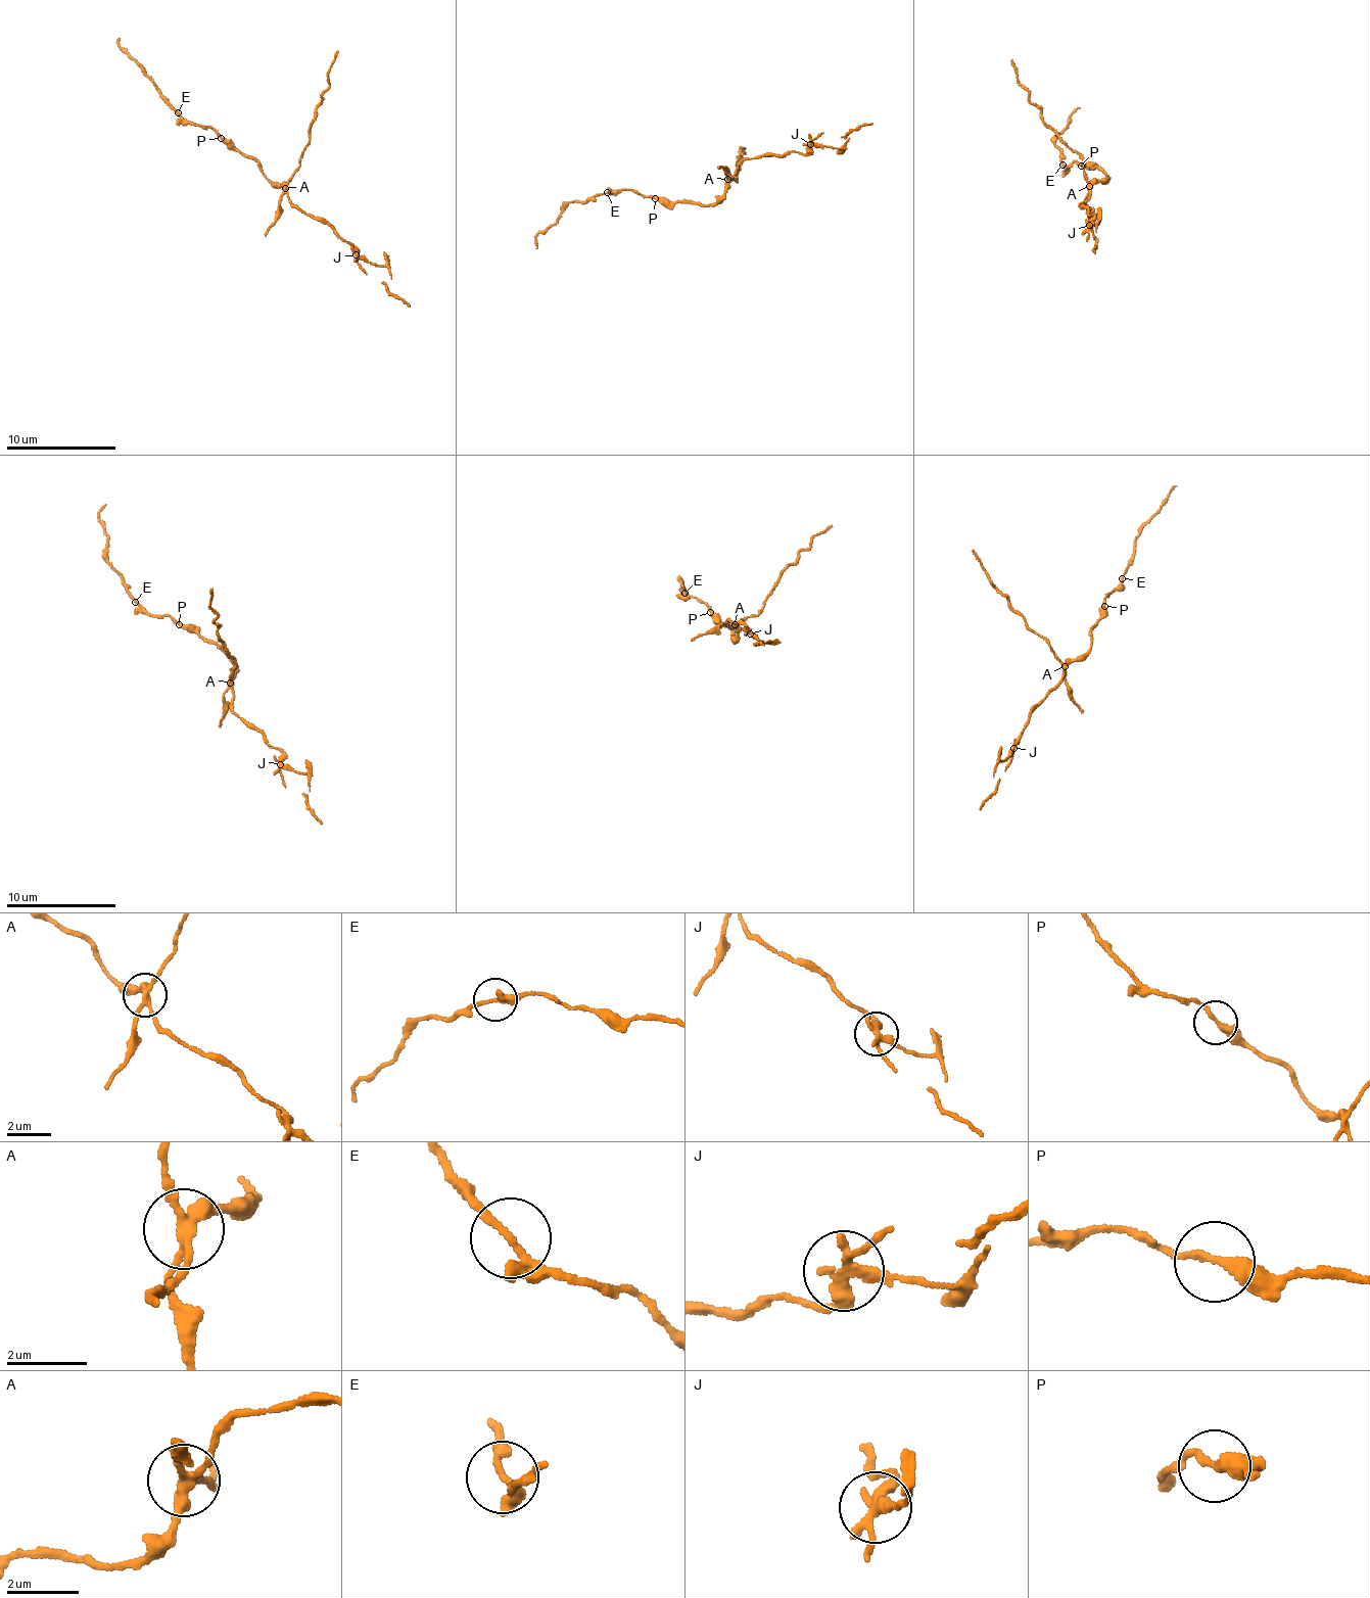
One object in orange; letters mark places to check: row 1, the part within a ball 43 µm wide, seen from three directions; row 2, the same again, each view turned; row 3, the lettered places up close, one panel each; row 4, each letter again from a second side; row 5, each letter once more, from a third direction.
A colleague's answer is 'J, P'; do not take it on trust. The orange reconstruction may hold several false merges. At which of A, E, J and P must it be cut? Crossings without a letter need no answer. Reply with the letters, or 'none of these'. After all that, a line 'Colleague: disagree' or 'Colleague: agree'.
A, J
Colleague: disagree

